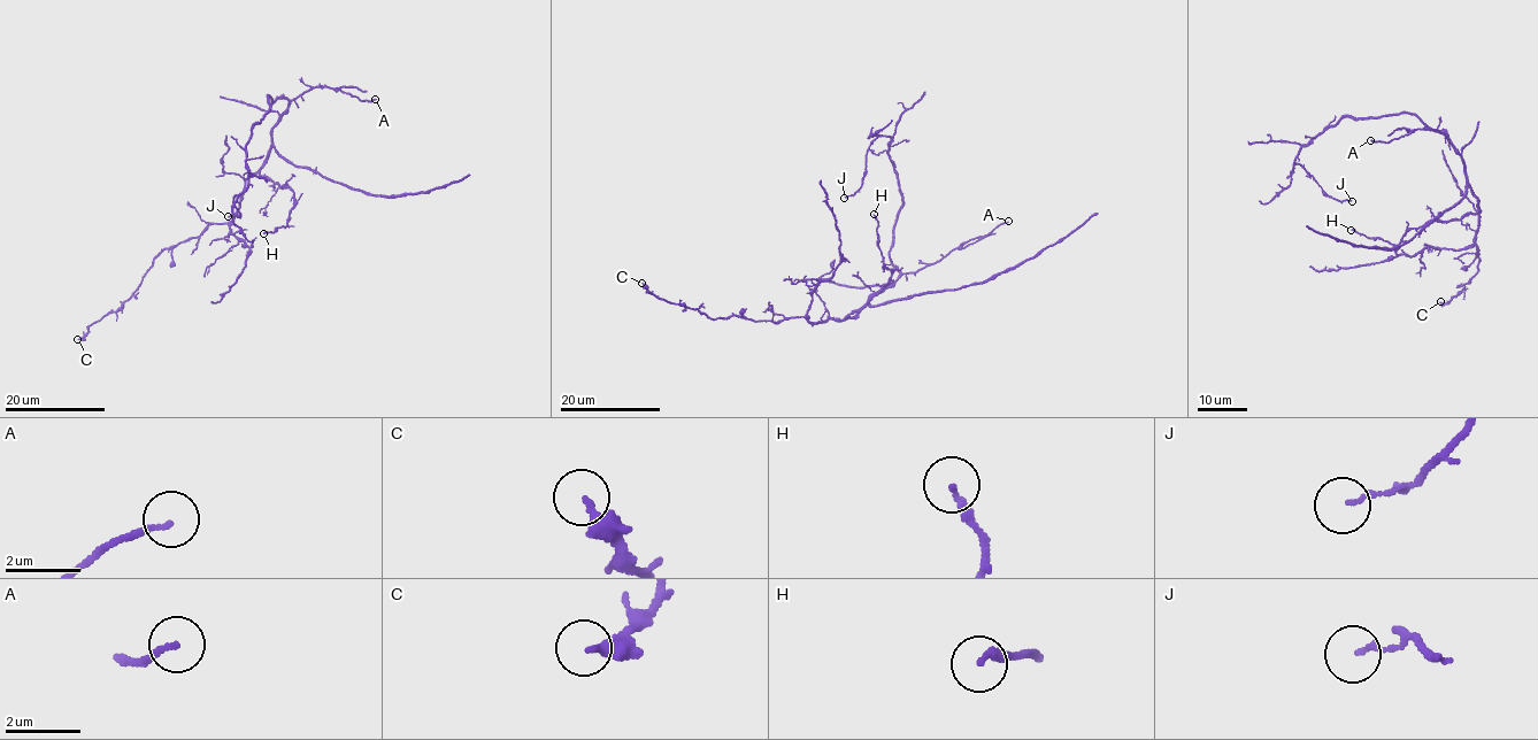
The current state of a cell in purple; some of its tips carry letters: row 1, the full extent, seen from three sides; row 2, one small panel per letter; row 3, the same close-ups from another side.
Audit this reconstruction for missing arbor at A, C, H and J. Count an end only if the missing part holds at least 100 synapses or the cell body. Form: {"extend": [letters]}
{"extend": []}

